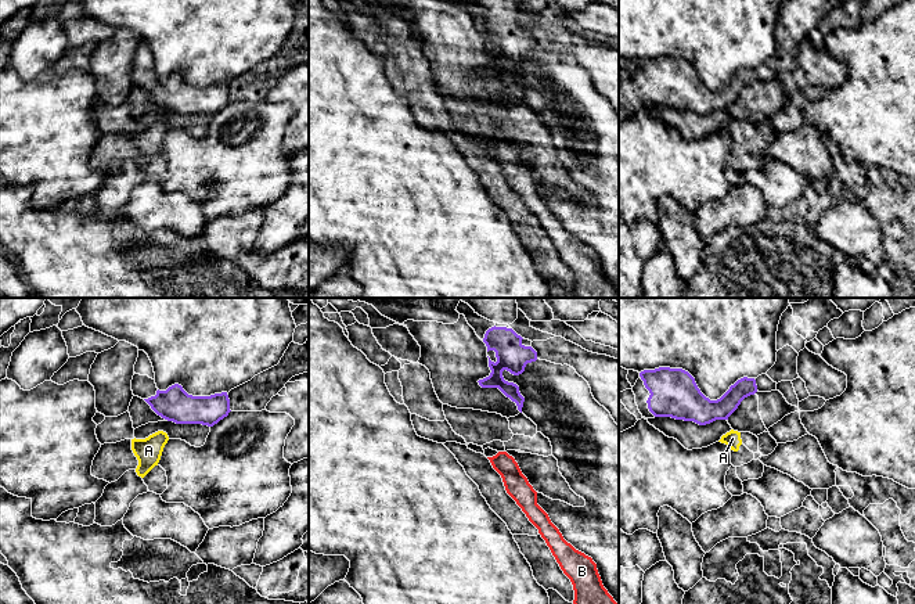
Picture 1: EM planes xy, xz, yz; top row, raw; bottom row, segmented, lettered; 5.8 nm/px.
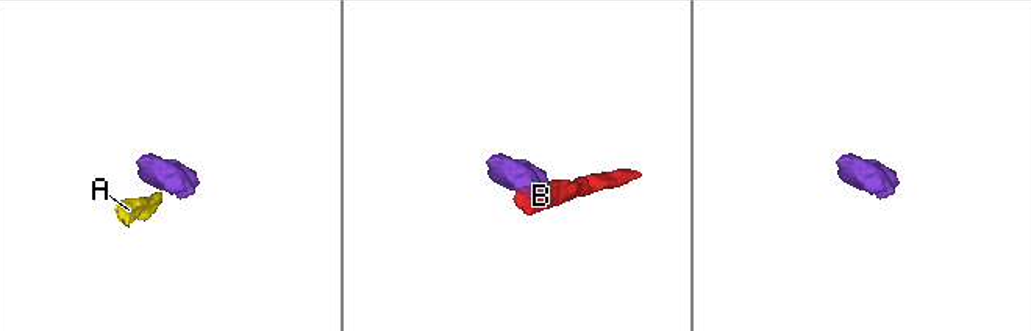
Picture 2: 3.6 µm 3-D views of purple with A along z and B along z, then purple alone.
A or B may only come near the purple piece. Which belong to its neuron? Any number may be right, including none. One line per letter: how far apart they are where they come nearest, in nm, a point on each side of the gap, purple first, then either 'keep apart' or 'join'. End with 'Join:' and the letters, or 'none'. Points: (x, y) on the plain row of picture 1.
A: 70 nm | yz (727, 108), (731, 119) | keep apart
B: 240 nm | xz (521, 101), (505, 141) | keep apart
Join: none

